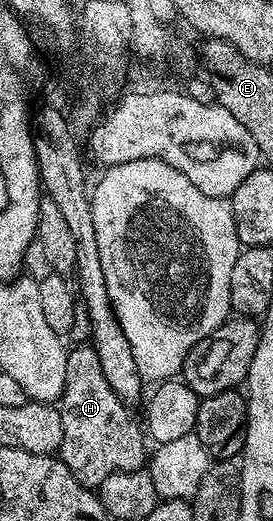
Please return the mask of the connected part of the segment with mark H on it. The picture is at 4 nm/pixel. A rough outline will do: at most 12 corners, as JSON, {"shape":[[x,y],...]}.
{"shape":[[71,348],[58,458],[89,489],[145,466],[98,353]]}

